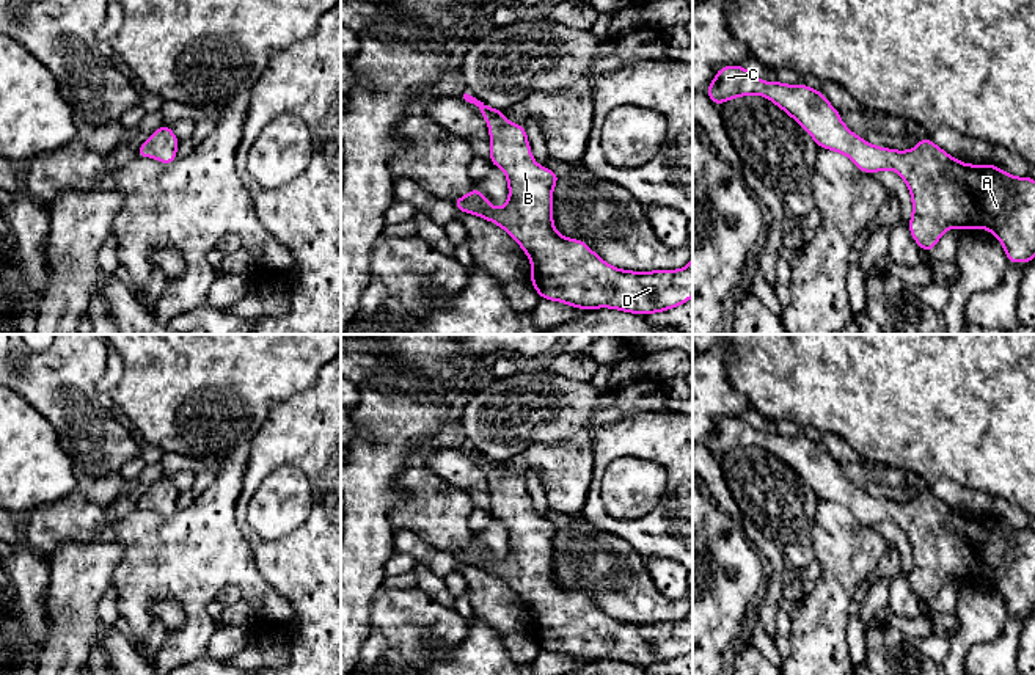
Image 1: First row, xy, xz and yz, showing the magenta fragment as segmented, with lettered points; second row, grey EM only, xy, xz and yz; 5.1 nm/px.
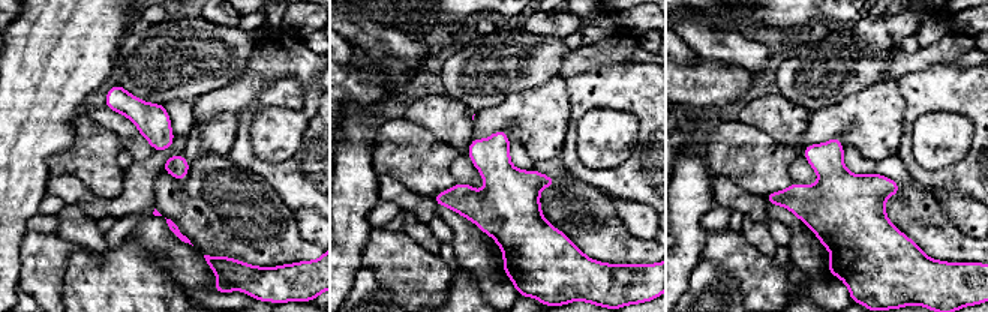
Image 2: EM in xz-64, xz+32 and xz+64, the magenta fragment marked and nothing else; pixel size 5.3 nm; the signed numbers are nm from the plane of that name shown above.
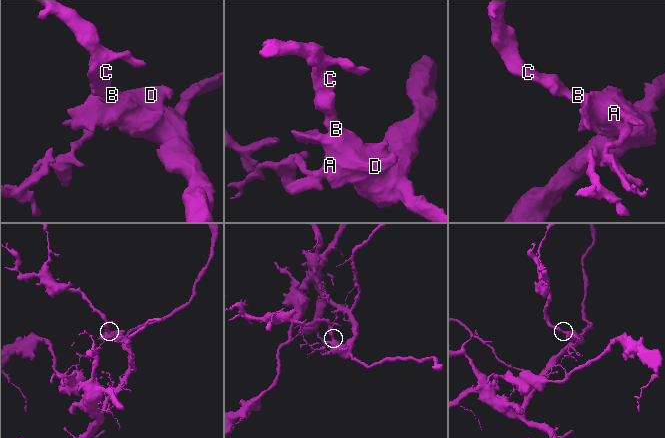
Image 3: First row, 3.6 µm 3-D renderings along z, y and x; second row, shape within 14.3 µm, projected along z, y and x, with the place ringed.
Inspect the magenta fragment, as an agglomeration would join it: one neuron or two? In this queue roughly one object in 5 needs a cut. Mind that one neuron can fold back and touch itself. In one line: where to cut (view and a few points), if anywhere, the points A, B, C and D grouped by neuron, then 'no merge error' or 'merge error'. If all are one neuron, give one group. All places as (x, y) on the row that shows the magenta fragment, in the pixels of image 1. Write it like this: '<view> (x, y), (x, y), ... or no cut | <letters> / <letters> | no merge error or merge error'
no cut | A B C D | no merge error

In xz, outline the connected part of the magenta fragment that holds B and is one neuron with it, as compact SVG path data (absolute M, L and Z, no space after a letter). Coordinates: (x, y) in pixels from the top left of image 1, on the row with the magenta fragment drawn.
M470 94L463 99L474 104L490 130L490 163L499 166L509 184L509 199L495 209L479 188L452 199L460 212L474 213L501 226L531 259L531 284L540 298L561 301L580 309L613 308L631 314L649 316L686 303L693 297L693 257L680 270L653 270L638 273L606 264L583 240L562 237L553 224L553 187L559 174L534 162L525 126L507 122L503 110L495 110Z

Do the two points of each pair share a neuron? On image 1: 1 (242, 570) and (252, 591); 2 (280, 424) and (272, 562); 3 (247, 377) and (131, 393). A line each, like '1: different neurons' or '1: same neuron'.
1: same neuron
2: same neuron
3: same neuron

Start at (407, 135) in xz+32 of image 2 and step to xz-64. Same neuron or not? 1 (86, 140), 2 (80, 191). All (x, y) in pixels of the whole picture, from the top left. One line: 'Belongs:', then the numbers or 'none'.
Belongs: 1

